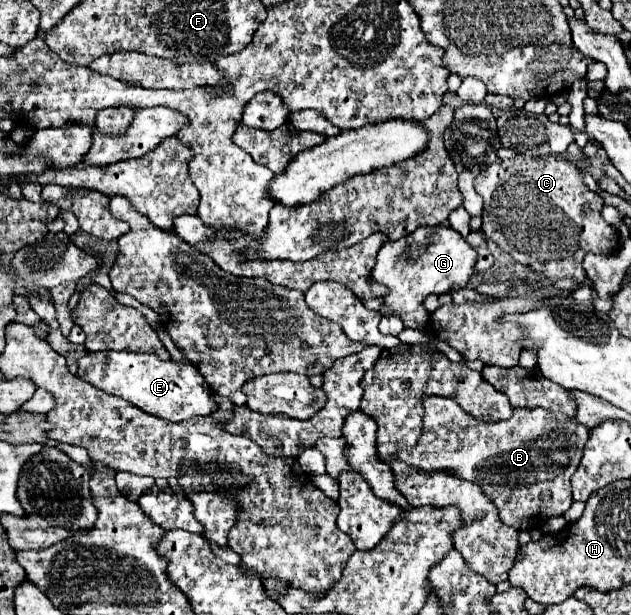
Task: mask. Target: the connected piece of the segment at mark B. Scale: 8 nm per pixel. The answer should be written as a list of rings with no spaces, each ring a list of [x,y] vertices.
[[[425,398],[425,432],[419,444],[397,456],[425,472],[447,470],[463,480],[481,484],[499,508],[499,518],[515,530],[543,528],[547,518],[561,516],[573,504],[571,476],[577,470],[589,428],[575,418],[549,410],[515,410],[505,422],[477,422],[455,400]]]

